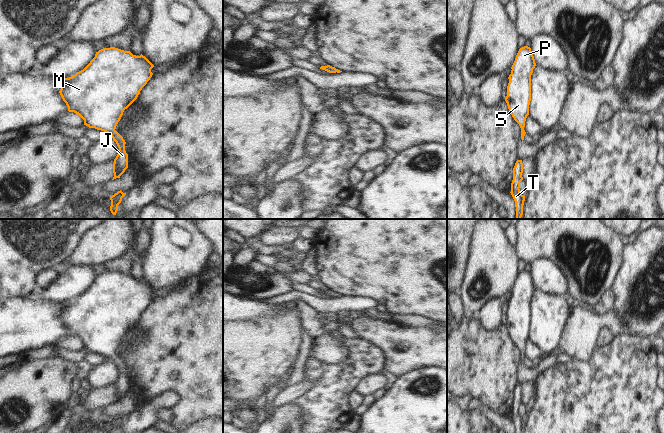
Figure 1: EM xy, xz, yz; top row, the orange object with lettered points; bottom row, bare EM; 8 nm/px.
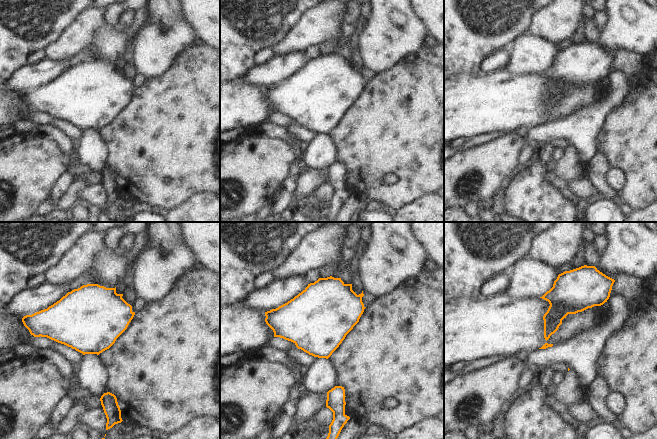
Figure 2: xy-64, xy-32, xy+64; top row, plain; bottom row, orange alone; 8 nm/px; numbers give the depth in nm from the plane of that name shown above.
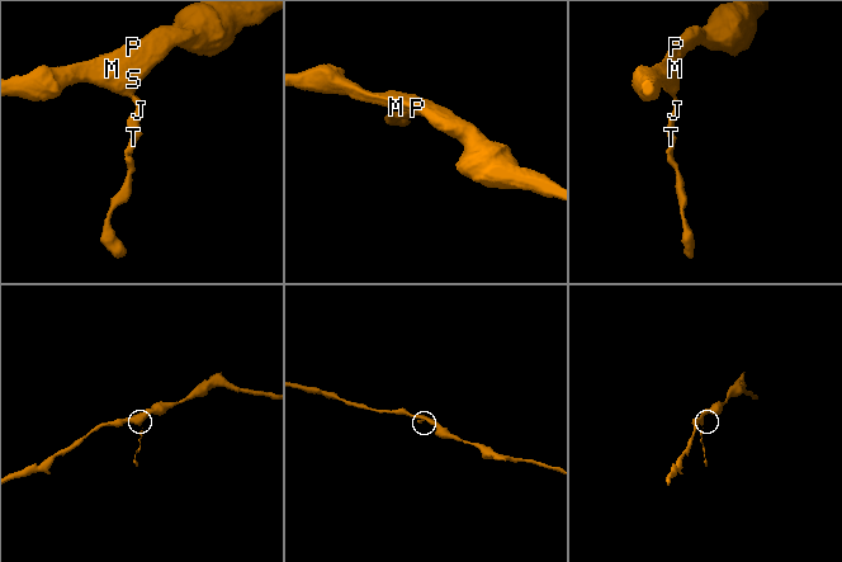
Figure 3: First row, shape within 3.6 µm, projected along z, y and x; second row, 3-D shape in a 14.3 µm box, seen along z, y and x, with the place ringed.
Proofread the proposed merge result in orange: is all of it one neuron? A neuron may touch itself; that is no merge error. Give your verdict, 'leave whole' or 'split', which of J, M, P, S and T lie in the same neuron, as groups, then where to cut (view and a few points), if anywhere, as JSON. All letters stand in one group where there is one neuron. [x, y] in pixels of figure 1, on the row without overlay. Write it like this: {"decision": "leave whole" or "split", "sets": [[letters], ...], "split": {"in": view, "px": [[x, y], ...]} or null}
{"decision": "leave whole", "sets": [["J", "M", "P", "S", "T"]], "split": null}

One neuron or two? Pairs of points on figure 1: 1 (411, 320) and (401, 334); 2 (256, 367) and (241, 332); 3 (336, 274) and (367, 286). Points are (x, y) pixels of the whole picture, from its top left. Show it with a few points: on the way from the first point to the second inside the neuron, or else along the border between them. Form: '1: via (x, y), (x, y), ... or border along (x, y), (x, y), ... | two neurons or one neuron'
1: border along (389, 320), (407, 326), (425, 326), (427, 328) | two neurons
2: via (247, 358), (241, 352), (241, 341) | one neuron
3: via (344, 274), (355, 274), (359, 278) | one neuron

